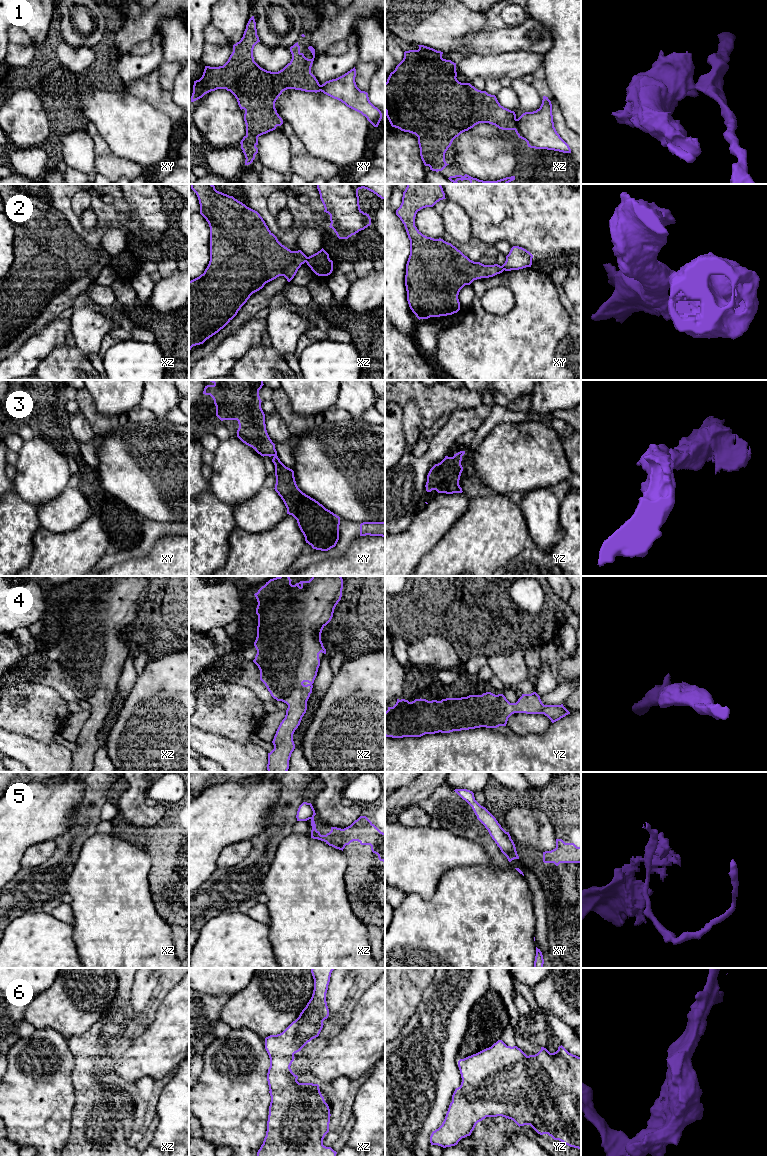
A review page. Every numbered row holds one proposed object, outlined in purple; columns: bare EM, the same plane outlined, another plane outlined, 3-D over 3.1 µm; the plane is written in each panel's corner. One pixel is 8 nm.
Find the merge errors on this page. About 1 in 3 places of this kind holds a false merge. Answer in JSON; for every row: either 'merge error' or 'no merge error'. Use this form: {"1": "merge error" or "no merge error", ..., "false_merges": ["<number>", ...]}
{"1": "merge error", "2": "merge error", "3": "no merge error", "4": "no merge error", "5": "merge error", "6": "no merge error", "false_merges": ["1", "2", "5"]}

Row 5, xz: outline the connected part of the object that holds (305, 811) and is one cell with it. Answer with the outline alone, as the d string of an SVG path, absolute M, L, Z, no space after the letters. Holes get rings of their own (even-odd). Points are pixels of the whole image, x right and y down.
M303 802L297 811L297 821L307 821L315 816L315 810L311 803Z

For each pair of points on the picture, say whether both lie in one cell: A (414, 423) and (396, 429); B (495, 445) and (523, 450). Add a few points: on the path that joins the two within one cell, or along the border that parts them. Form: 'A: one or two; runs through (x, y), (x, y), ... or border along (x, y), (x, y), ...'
A: two; border along (402, 408), (406, 449)
B: one; runs through (502, 450), (516, 450)

